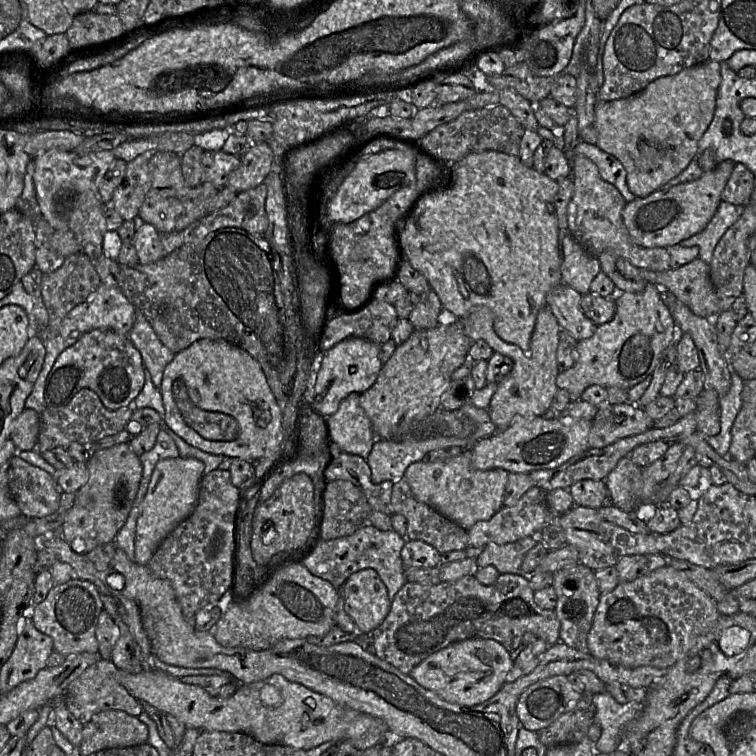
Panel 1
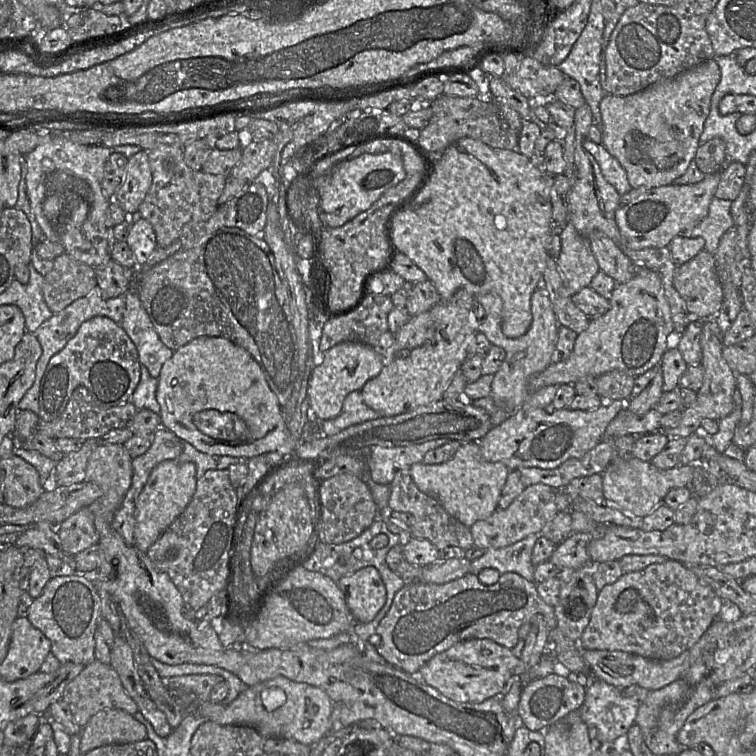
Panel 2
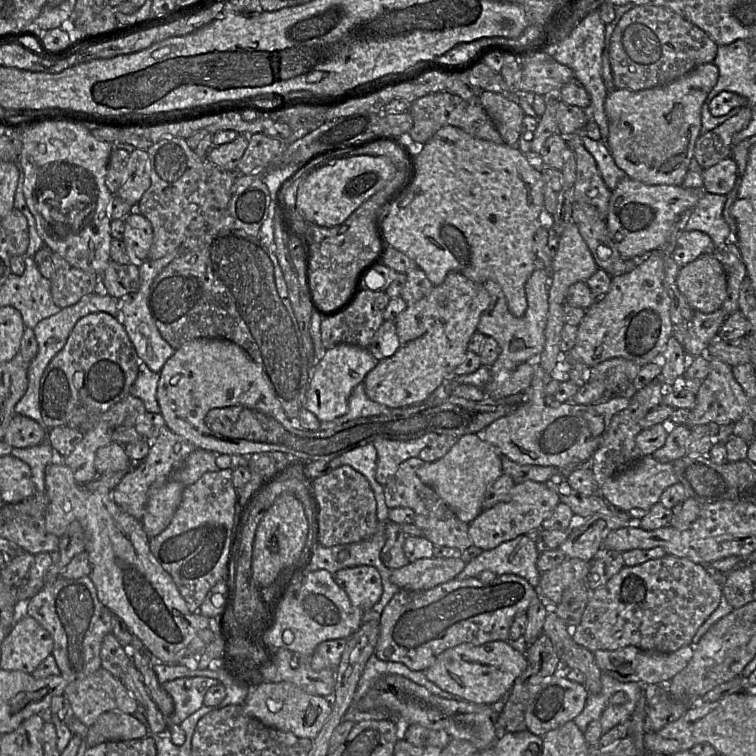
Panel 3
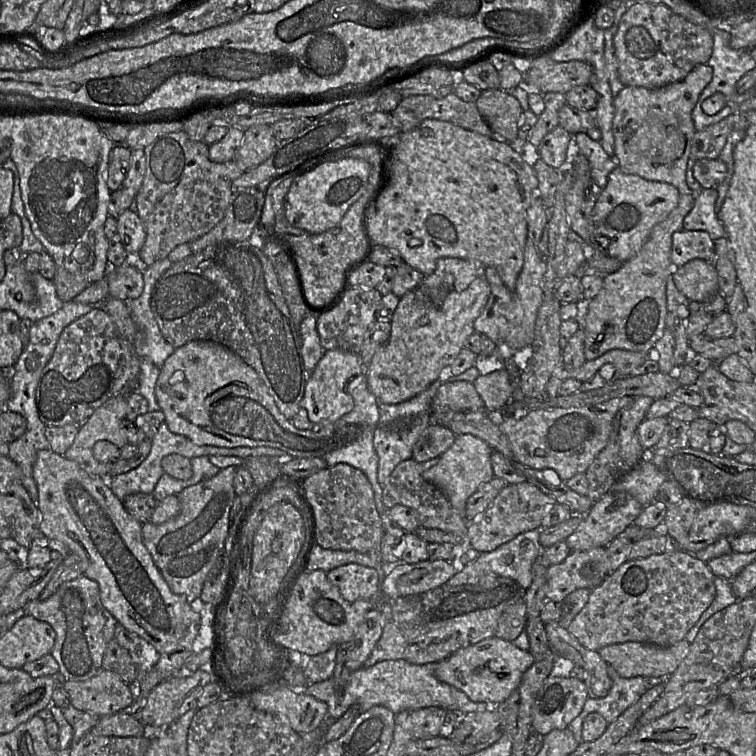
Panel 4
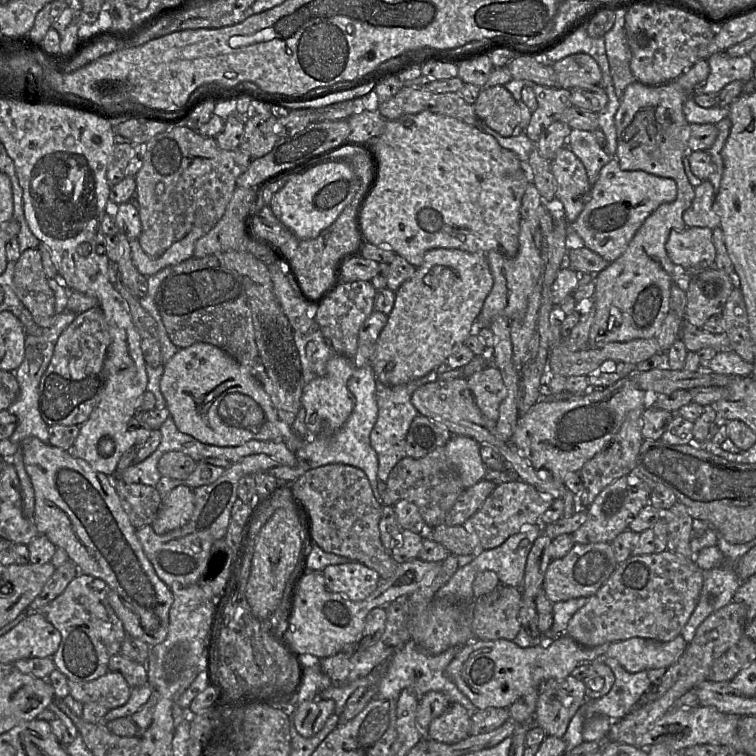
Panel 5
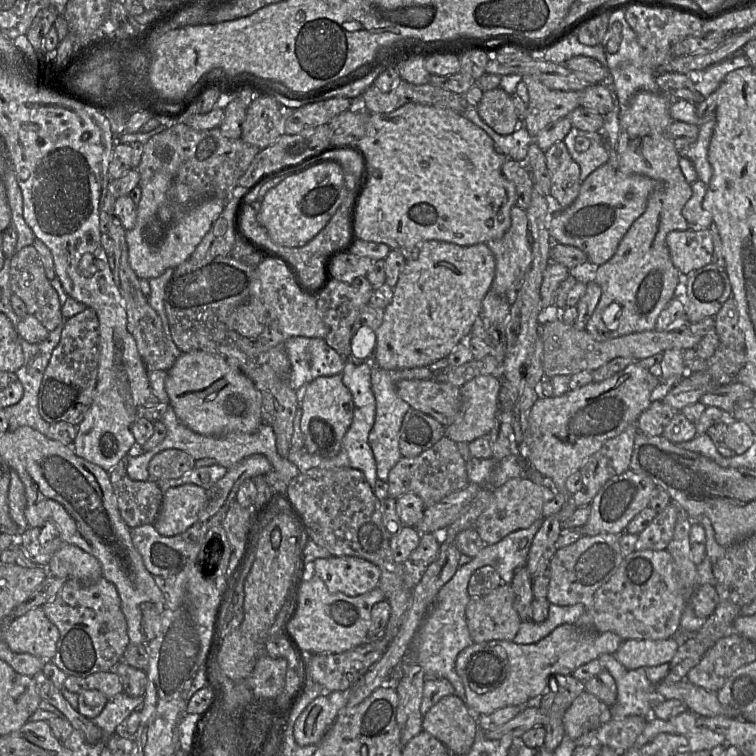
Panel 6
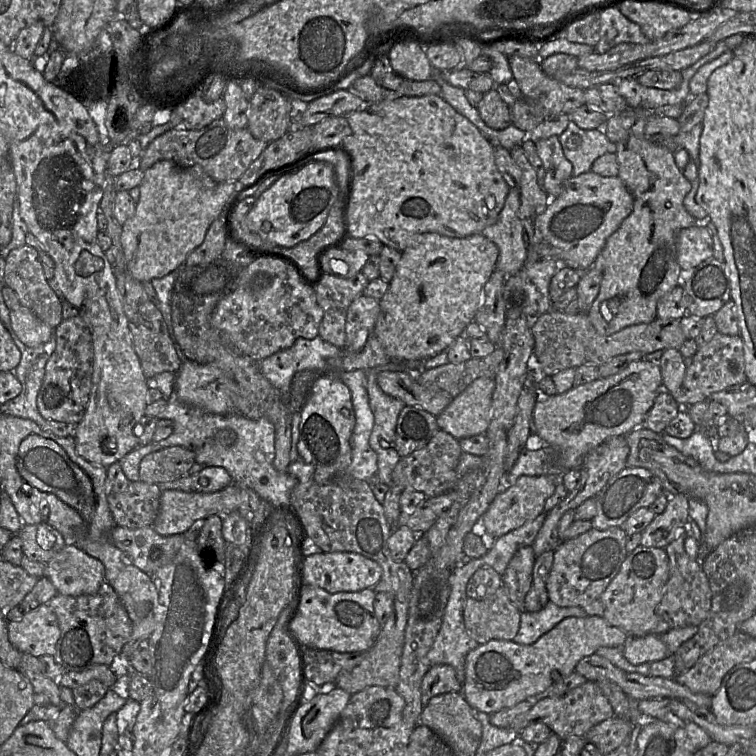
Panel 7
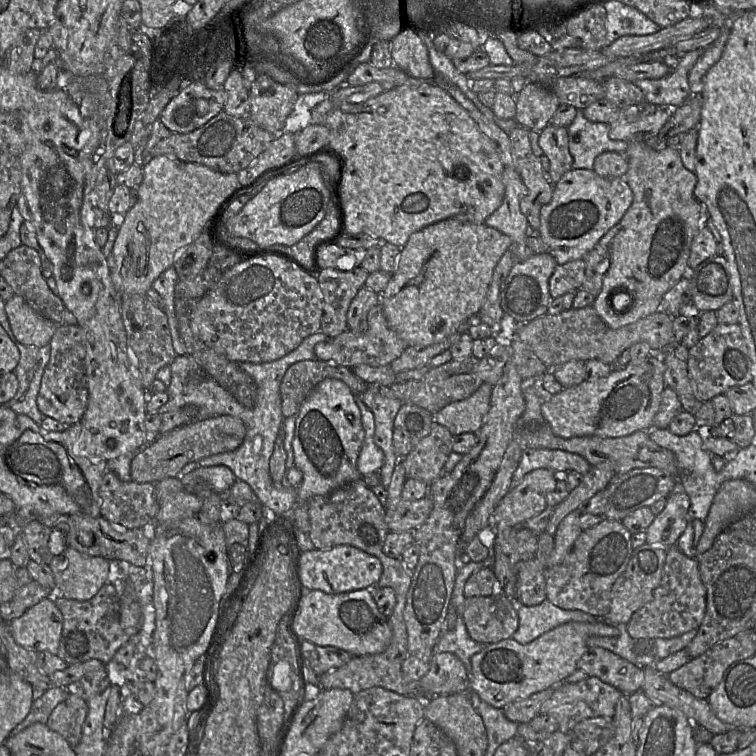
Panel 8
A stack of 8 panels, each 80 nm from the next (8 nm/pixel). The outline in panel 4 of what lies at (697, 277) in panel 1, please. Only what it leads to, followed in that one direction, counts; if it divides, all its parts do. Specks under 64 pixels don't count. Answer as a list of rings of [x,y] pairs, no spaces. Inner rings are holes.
[[[696,258],[674,268],[674,283],[689,300],[707,302],[719,292],[718,274],[713,261]]]

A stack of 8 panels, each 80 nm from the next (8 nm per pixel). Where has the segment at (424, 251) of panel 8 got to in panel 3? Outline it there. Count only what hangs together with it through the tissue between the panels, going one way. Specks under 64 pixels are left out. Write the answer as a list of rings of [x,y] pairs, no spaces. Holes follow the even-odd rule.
[[[459,272],[447,274],[442,284],[434,286],[421,300],[408,304],[395,321],[398,347],[394,354],[378,361],[363,380],[366,395],[386,408],[401,408],[422,403],[437,389],[465,359],[468,342],[477,330],[482,313],[491,302],[490,294],[482,283],[472,281]]]

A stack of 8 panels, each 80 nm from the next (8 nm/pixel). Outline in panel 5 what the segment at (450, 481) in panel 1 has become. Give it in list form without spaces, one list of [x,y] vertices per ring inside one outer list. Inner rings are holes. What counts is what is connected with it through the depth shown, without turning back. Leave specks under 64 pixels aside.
[[[452,436],[445,445],[445,453],[457,468],[464,488],[484,480],[488,467],[482,461],[480,444],[468,436]]]

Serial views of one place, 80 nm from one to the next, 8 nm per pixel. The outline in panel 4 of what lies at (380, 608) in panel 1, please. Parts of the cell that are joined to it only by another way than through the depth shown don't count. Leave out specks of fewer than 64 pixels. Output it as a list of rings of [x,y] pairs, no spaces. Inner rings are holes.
[[[350,563],[327,572],[327,579],[348,602],[378,599],[379,576],[376,569]]]

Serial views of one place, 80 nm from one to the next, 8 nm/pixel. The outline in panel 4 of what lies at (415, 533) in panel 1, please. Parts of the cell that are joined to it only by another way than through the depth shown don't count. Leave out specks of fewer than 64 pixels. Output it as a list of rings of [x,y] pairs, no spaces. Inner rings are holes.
[[[439,457],[425,462],[416,462],[412,458],[400,462],[382,486],[383,504],[387,509],[398,504],[409,507],[415,511],[420,526],[440,529],[465,537],[467,521],[452,507],[445,494],[437,486],[422,477],[422,473],[436,465],[438,461]]]

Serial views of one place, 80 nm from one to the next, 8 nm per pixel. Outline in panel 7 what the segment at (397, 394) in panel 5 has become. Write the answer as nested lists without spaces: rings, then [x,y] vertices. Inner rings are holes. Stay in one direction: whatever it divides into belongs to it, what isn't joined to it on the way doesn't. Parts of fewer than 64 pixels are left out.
[[[391,361],[387,364],[373,367],[366,370],[366,390],[369,397],[369,405],[374,415],[374,426],[369,437],[369,445],[377,455],[377,475],[382,484],[390,486],[392,472],[400,460],[400,456],[395,450],[395,431],[398,416],[406,404],[383,392],[377,383],[378,374],[382,371],[408,372],[406,361]]]

